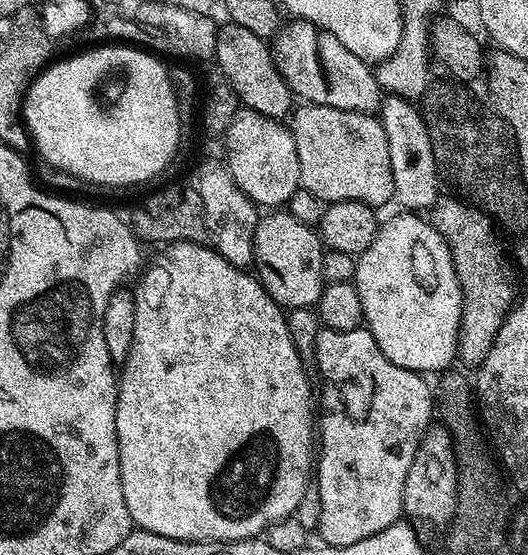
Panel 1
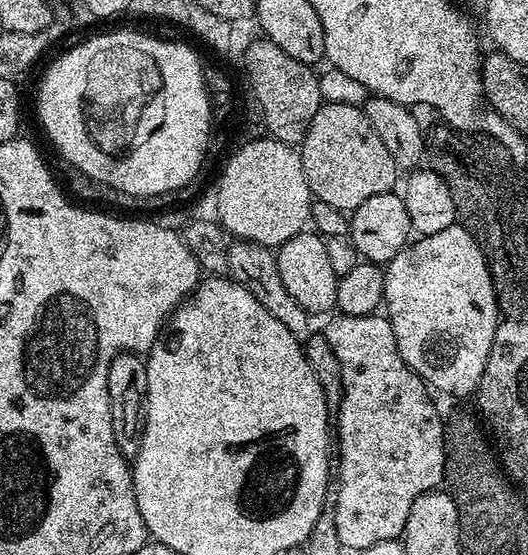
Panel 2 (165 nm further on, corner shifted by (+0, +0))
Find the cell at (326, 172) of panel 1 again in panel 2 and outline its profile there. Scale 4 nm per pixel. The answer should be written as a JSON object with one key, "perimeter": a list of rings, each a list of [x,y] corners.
{"perimeter":[[[321,103],[298,151],[313,197],[346,214],[362,206],[366,198],[397,187],[394,158],[357,105]]]}

